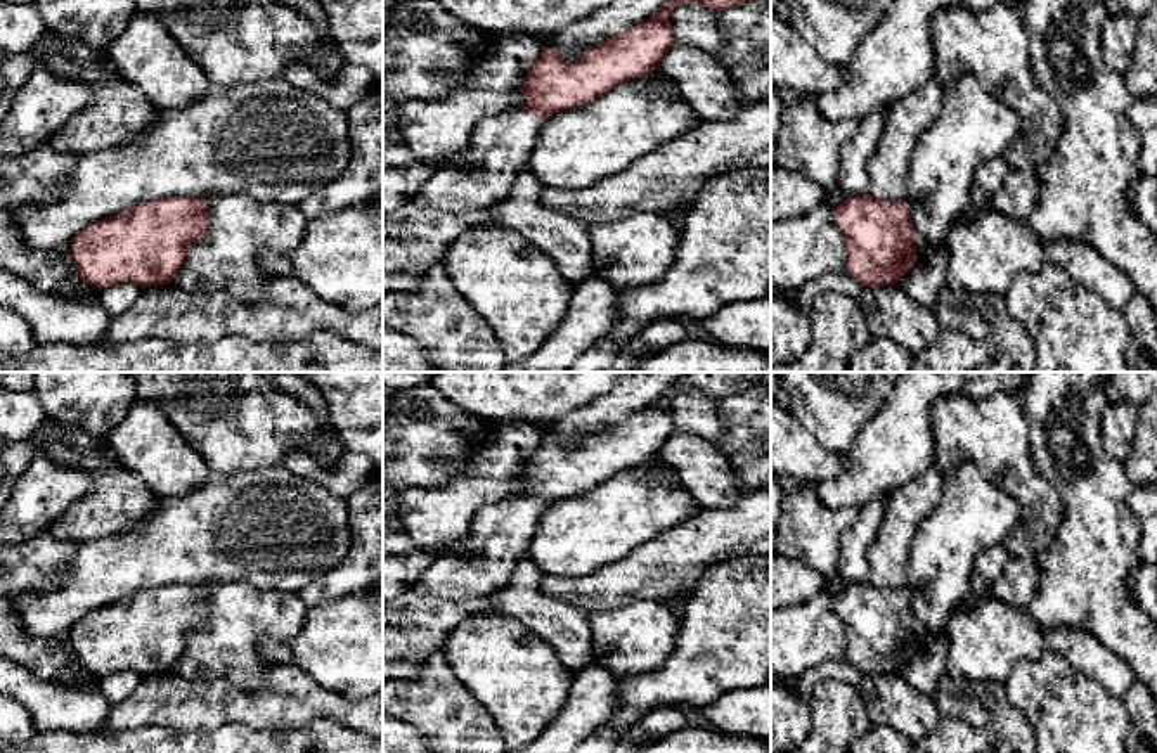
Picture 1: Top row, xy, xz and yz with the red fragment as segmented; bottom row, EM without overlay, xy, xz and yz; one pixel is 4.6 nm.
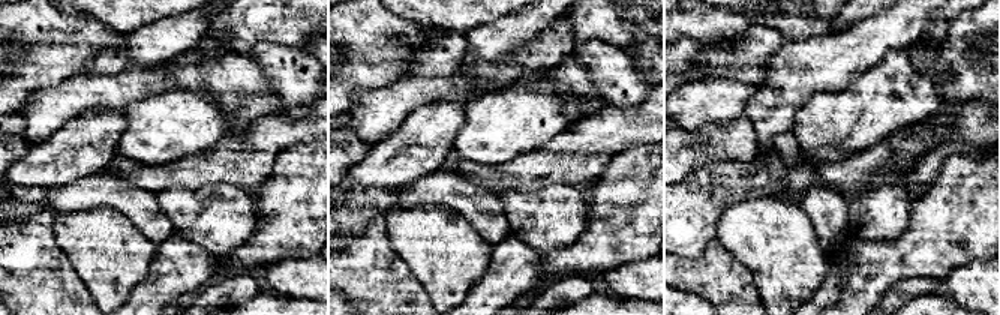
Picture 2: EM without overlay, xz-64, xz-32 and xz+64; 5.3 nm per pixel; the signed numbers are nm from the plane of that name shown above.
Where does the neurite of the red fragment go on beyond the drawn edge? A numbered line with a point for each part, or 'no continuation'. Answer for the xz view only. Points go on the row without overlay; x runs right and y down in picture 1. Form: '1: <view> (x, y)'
1: xz (501, 532)

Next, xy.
no continuation

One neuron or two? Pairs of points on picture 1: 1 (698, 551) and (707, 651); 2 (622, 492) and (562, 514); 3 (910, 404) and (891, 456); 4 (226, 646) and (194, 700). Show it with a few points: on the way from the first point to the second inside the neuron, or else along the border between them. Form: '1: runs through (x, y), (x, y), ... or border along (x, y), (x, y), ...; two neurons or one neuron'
1: border along (743, 554), (711, 563), (705, 568); two neurons
2: runs through (607, 508), (600, 514), (577, 514); one neuron
3: runs through (906, 416), (898, 444); one neuron
4: border along (170, 670), (189, 681), (229, 681), (245, 688); two neurons

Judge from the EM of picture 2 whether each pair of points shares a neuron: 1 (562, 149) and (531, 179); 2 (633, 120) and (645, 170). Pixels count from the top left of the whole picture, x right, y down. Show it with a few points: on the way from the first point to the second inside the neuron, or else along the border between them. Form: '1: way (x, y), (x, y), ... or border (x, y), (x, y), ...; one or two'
1: way (555, 156), (538, 171); one
2: border (648, 141), (621, 149), (610, 158); two

